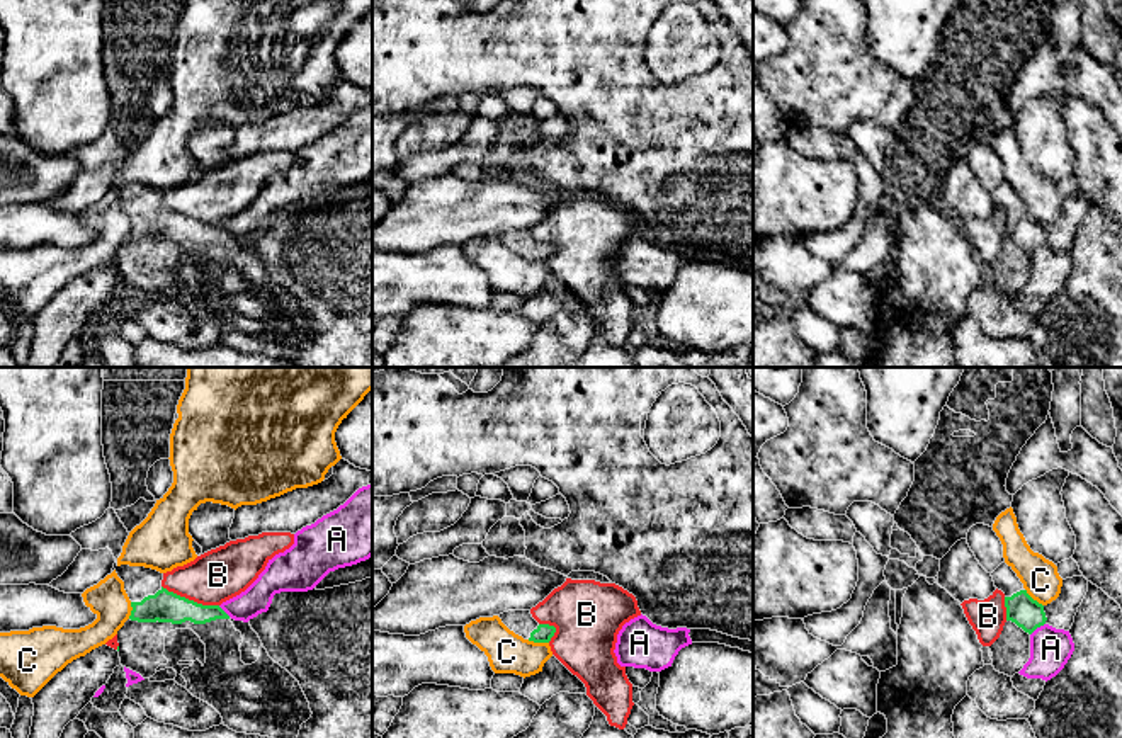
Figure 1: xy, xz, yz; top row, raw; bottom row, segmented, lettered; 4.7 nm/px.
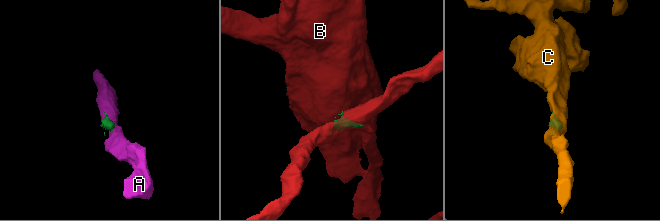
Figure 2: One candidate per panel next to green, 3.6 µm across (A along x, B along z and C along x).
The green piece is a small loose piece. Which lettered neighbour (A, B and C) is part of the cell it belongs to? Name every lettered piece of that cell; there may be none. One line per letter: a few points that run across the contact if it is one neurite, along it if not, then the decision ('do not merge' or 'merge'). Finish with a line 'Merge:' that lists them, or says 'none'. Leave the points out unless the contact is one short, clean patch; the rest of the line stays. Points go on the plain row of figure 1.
A: line yz (1044, 242), (1031, 254); do not merge
B: do not merge
C: line xz (527, 259), (548, 262); do not merge
Merge: none

